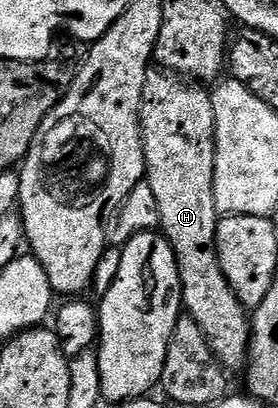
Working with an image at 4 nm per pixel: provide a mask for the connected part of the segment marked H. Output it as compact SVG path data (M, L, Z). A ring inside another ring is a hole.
M151 71L146 74L142 96L142 142L146 160L144 183L152 187L152 195L156 195L160 232L176 255L185 312L192 319L196 319L196 327L204 331L204 339L208 339L208 347L212 347L223 369L242 371L245 370L250 352L251 318L246 306L240 303L240 299L232 291L218 262L216 231L220 214L214 194L216 115L213 96L202 89L205 88L201 84L191 83L169 71Z

